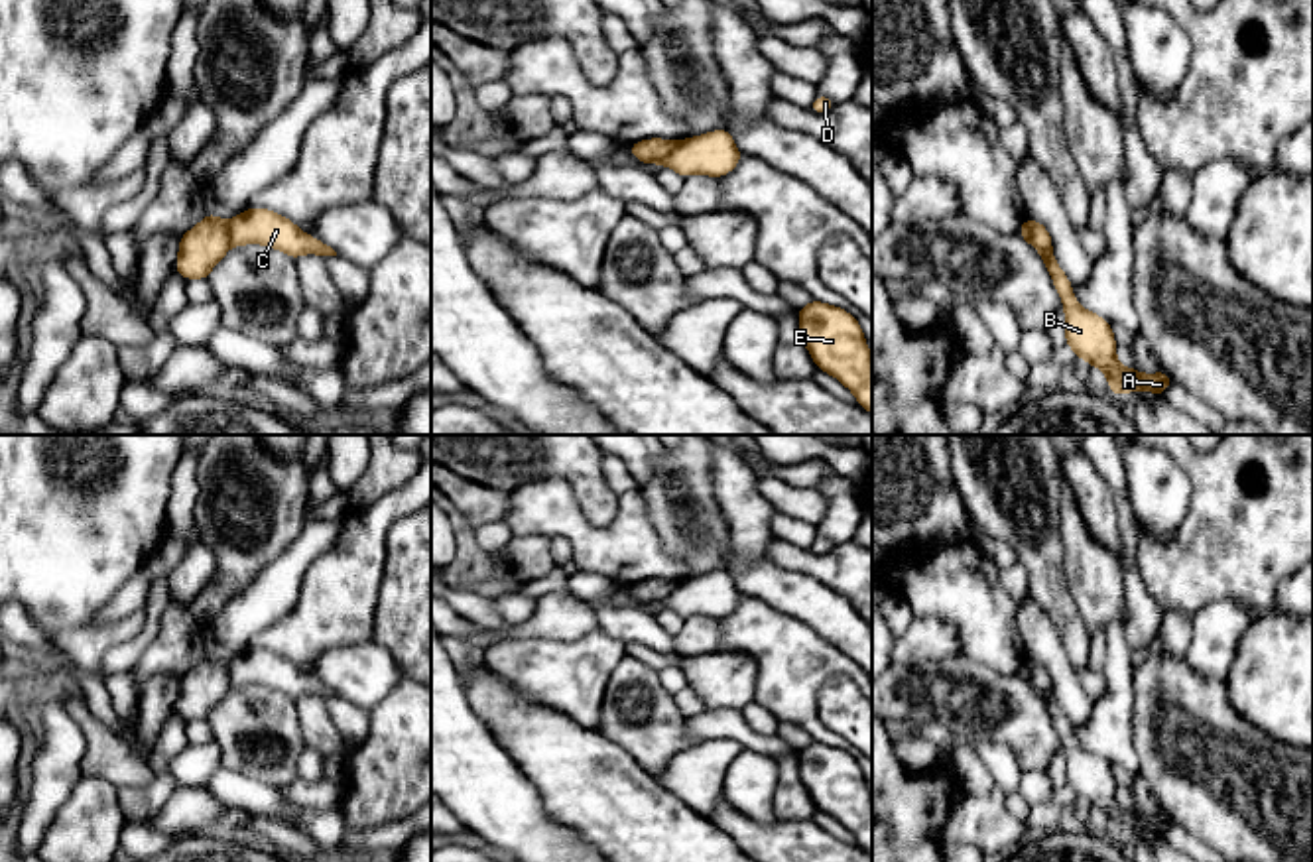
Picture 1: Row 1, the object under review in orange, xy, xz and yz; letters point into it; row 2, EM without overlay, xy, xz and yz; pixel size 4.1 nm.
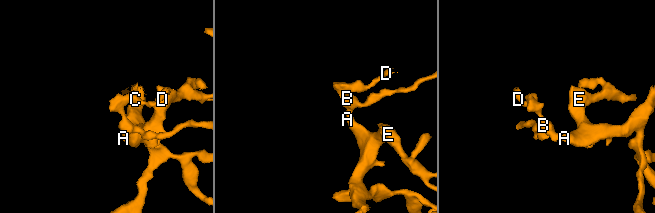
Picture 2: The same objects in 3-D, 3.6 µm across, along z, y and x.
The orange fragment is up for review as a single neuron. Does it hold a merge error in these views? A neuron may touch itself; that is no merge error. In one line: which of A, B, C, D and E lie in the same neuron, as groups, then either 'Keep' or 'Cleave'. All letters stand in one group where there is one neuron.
Groups: A B E / C D. Cleave

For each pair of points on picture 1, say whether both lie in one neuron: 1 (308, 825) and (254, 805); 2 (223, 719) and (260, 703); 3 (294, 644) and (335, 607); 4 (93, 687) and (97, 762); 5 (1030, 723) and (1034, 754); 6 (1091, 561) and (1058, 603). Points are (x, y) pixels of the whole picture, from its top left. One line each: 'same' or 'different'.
1: same
2: same
3: same
4: different
5: same
6: different

